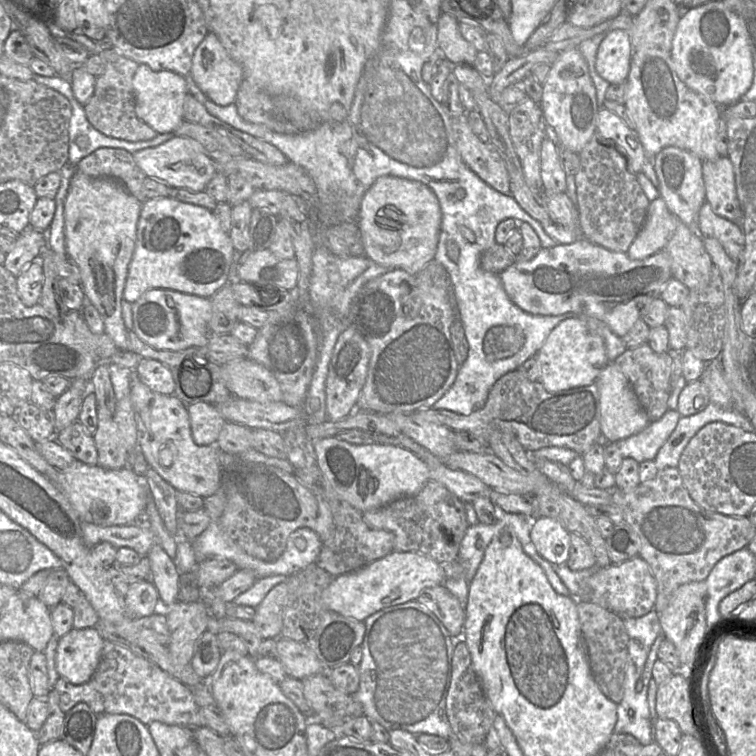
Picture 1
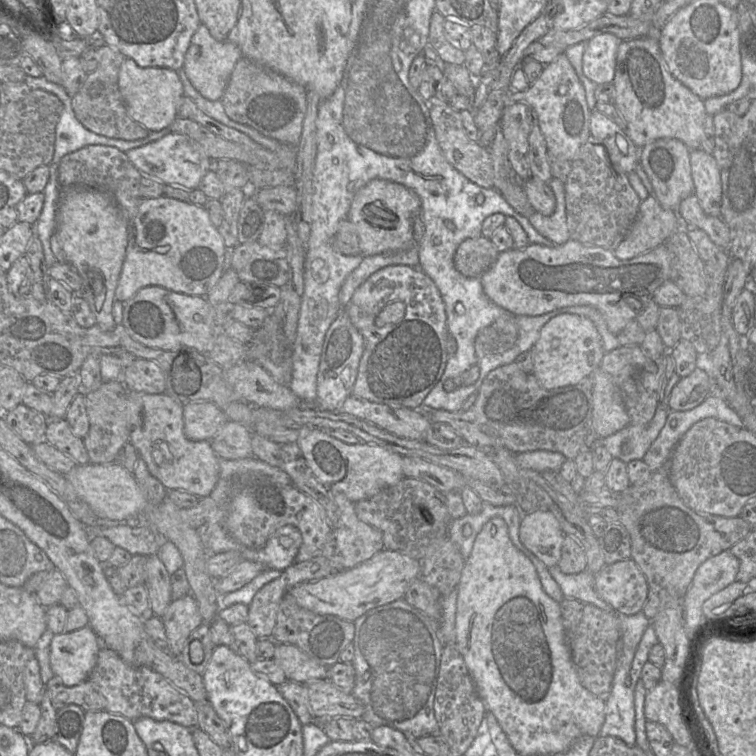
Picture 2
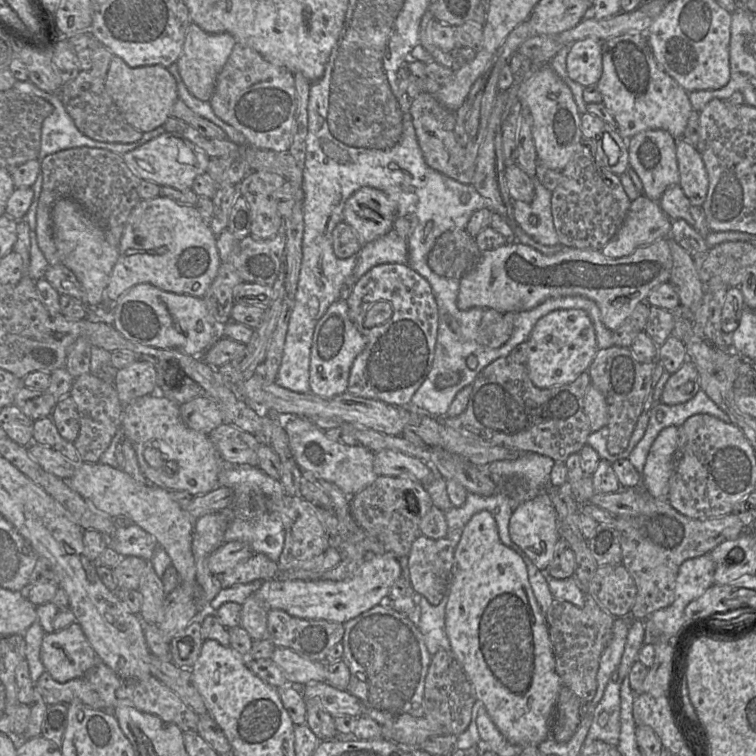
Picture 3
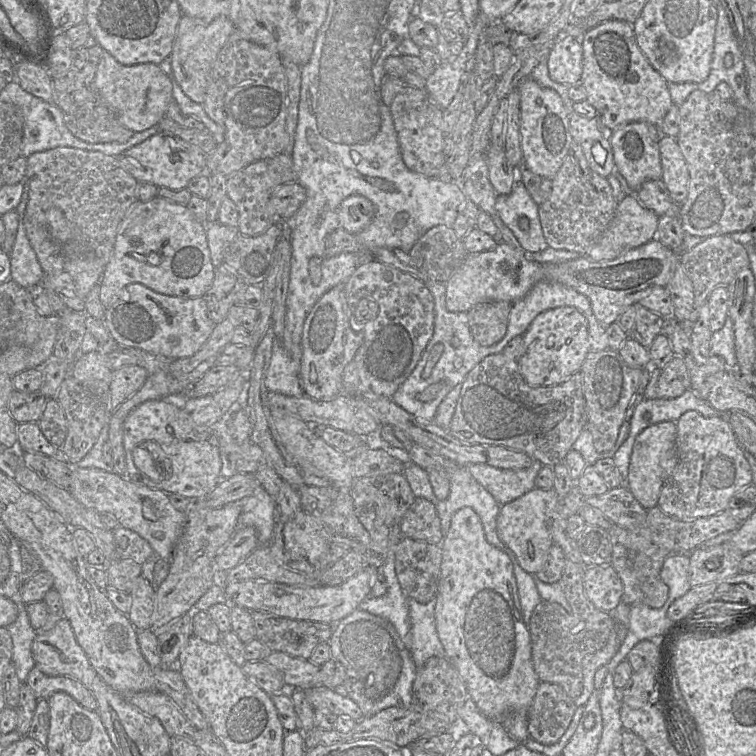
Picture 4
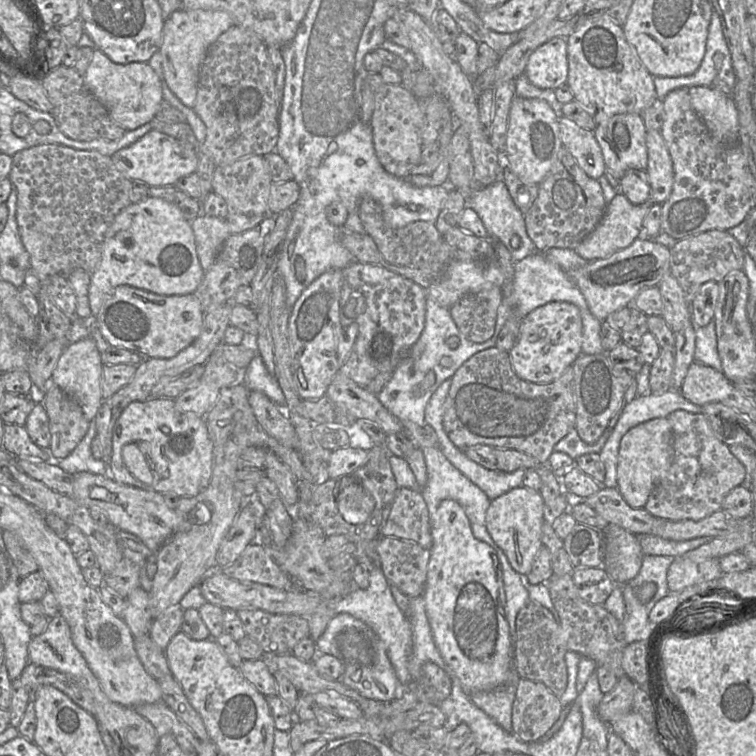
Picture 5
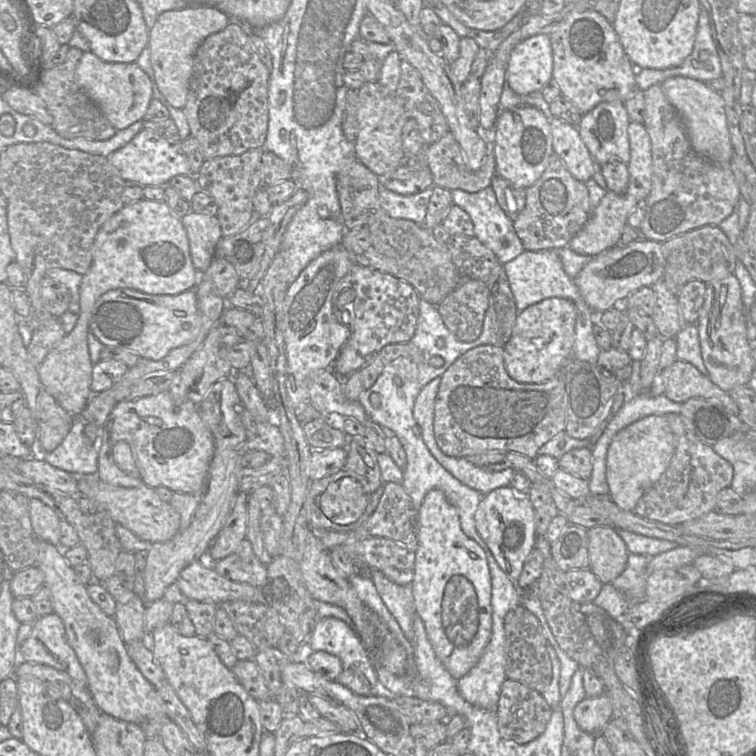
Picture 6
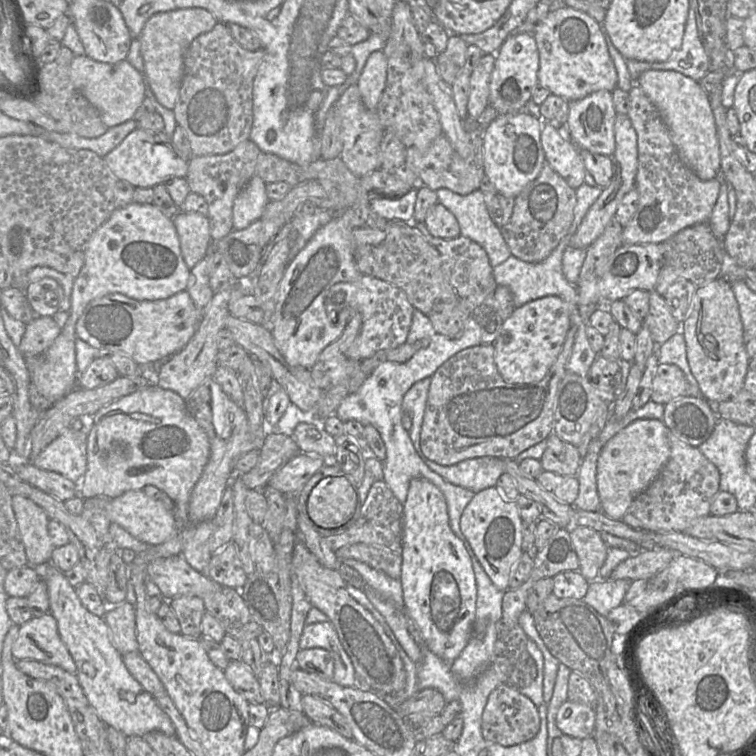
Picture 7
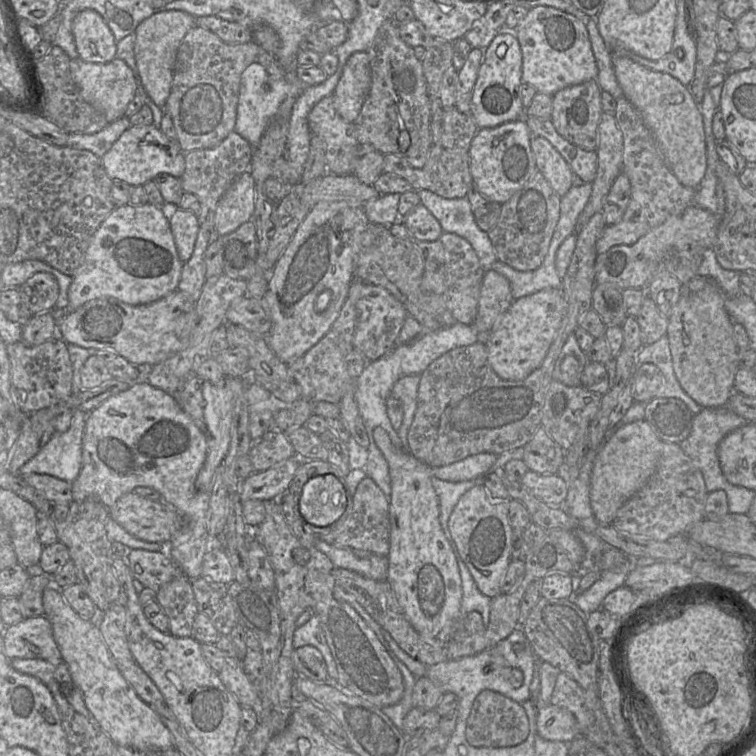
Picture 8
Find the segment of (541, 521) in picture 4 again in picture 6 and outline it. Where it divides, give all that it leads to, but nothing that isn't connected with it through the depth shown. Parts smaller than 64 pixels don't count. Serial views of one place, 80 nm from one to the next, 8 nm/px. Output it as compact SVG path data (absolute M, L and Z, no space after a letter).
M503 487L484 495L475 513L475 525L502 571L509 579L517 580L537 539L535 511L529 492L525 494L511 487Z

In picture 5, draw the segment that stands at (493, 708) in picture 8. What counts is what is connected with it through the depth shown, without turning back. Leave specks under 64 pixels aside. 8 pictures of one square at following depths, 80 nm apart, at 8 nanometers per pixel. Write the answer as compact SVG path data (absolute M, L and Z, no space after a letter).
M527 679L515 681L511 733L524 742L543 738L559 719L563 705L546 685Z

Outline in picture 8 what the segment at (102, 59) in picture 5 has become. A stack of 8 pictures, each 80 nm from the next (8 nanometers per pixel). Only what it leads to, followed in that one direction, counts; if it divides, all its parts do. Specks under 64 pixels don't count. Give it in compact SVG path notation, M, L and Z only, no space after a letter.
M79 57L70 59L70 76L84 101L102 113L108 123L122 118L131 100L136 96L136 80L131 68L121 59L107 63L85 62Z

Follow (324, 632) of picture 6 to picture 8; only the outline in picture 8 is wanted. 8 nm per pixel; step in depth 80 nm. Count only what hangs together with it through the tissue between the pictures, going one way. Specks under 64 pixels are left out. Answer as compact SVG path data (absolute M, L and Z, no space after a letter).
M316 615L311 617L306 623L296 628L293 635L293 647L298 649L304 646L317 648L324 657L328 675L330 679L337 679L335 675L335 661L326 643L320 621Z

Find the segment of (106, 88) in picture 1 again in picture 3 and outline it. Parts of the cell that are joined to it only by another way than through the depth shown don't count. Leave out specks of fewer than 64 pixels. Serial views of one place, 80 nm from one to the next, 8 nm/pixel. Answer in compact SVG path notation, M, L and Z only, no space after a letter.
M103 45L93 49L92 67L89 70L78 71L72 79L63 82L58 95L75 126L87 137L100 142L132 143L140 140L143 133L127 123L105 88L107 72L113 57L112 52Z

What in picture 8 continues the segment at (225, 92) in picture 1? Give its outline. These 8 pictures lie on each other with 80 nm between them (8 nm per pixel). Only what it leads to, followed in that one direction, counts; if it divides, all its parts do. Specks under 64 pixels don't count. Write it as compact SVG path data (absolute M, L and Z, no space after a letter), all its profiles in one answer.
M169 10L148 17L134 32L134 55L142 85L152 101L162 109L170 94L178 48L186 33L194 27L195 16L180 10Z

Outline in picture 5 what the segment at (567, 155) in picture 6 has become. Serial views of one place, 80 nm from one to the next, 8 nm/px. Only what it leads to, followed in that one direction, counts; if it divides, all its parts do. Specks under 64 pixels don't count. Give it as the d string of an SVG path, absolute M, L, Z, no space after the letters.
M558 117L563 147L575 158L579 167L589 176L599 179L607 172L601 148L593 130L578 126L567 117Z

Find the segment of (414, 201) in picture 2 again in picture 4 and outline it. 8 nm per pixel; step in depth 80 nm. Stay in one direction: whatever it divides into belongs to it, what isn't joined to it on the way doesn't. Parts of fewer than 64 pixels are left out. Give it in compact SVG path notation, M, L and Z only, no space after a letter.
M353 194L338 207L340 226L350 233L359 233L372 221L376 213L374 204L366 197Z

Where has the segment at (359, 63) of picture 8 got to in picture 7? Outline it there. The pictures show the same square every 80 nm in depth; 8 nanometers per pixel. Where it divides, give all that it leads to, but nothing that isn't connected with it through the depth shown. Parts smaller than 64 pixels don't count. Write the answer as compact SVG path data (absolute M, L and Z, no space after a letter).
M382 51L372 53L358 78L359 88L364 105L374 110L382 96L387 81L387 58Z

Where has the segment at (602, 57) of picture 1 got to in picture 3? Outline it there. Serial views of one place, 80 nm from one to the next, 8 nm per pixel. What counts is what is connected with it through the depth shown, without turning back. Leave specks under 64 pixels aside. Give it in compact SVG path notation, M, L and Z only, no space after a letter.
M588 37L563 45L556 55L570 46L565 68L566 78L585 87L595 85L602 74L601 43L601 39Z

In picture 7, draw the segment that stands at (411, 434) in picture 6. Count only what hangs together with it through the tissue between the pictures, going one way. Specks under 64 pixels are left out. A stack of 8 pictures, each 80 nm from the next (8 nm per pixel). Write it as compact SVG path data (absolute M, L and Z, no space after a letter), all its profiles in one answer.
M414 310L406 342L407 344L414 344L416 341L428 339L428 346L418 349L412 358L405 363L391 361L380 364L355 393L349 395L341 402L334 413L342 421L359 421L365 425L371 425L376 431L378 429L381 433L382 440L386 445L386 460L384 460L382 481L386 483L400 502L404 503L410 482L413 479L428 480L439 488L447 504L450 527L454 534L462 541L466 540L459 528L459 521L464 509L475 493L470 489L447 482L426 465L421 455L416 451L410 439L409 431L402 425L402 402L405 393L412 385L422 379L431 378L437 368L450 357L463 349L483 344L481 336L482 329L472 316L465 321L461 337L449 338L434 330L429 316Z

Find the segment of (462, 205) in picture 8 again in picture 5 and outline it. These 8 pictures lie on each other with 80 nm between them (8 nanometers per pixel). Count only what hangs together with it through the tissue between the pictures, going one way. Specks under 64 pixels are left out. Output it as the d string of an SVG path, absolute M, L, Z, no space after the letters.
M497 181L492 185L482 188L478 192L464 197L465 206L474 210L482 220L487 230L488 239L493 242L503 242L506 244L514 262L536 251L532 240L526 232L525 213L521 212L516 206L505 183Z

